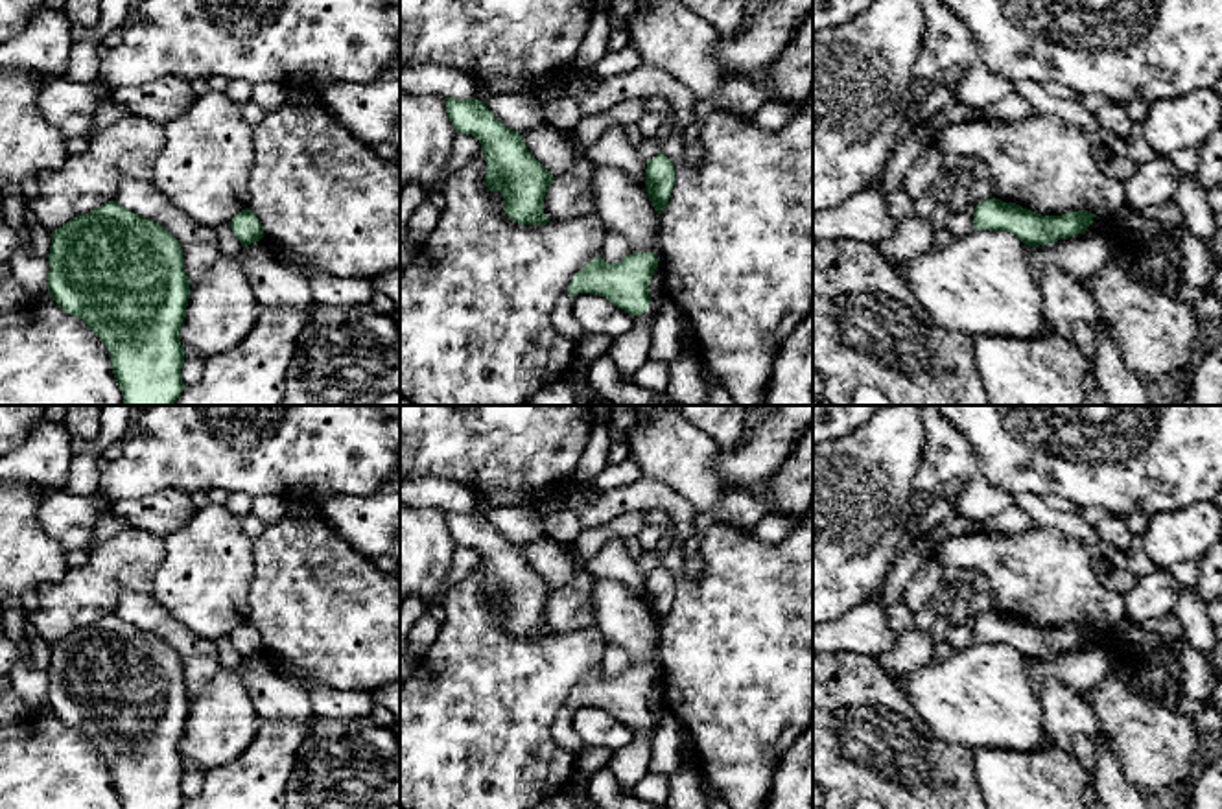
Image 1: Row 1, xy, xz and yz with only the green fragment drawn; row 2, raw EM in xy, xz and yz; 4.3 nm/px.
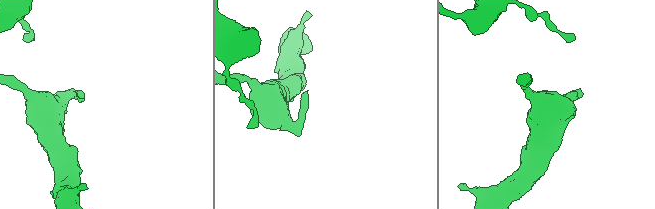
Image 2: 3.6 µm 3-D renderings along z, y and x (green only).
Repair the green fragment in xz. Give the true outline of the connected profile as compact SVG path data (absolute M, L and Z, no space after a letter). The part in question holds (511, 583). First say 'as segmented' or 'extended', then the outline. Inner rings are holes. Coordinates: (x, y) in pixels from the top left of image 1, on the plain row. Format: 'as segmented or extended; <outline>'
as segmented; M446 510L455 545L472 547L487 573L485 597L503 608L505 627L518 638L547 638L544 608L555 590L529 566L520 544L511 544L481 512Z

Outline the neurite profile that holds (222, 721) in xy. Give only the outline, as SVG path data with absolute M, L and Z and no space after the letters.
M243 662L236 669L219 667L205 689L190 695L190 709L179 752L184 765L205 772L234 761L251 746L262 717L243 680Z

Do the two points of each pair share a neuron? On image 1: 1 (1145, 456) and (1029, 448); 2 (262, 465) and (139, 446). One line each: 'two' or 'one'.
1: one
2: one

